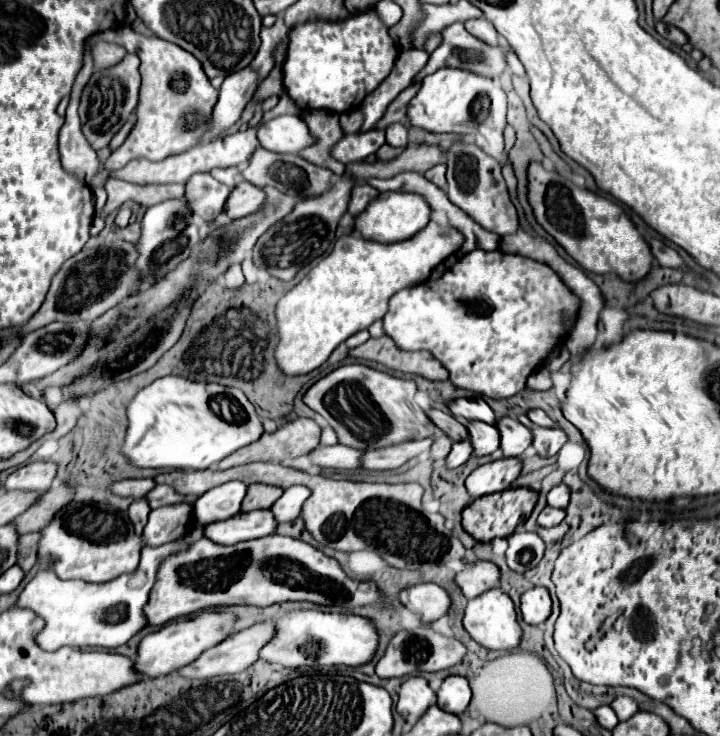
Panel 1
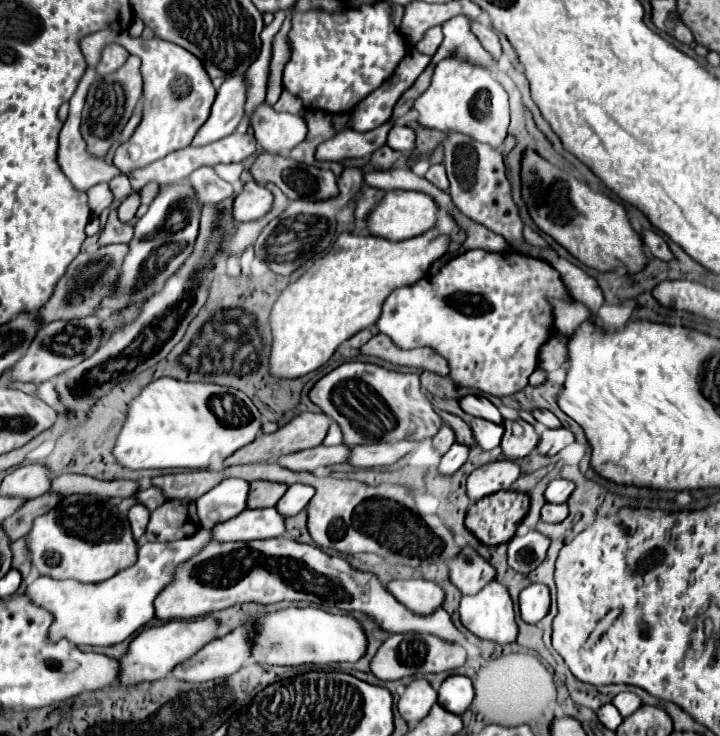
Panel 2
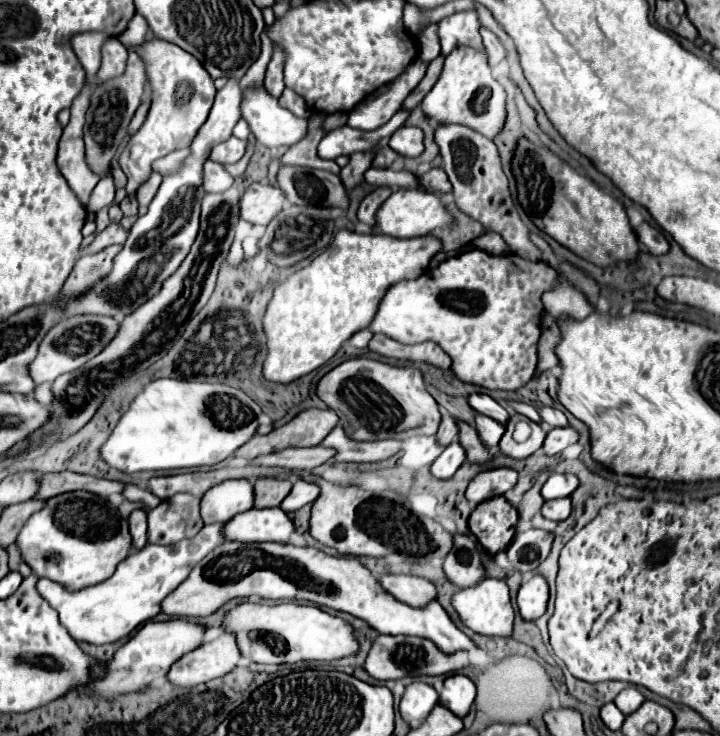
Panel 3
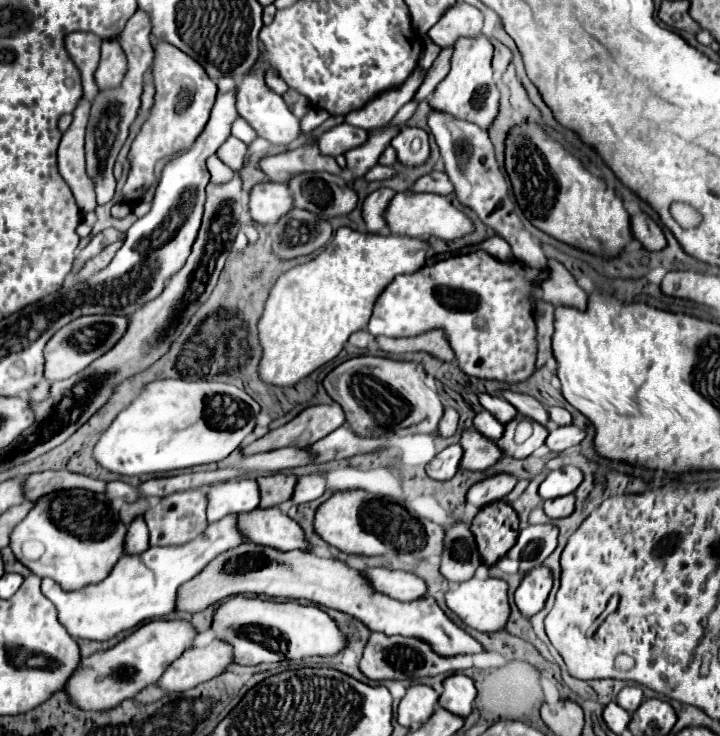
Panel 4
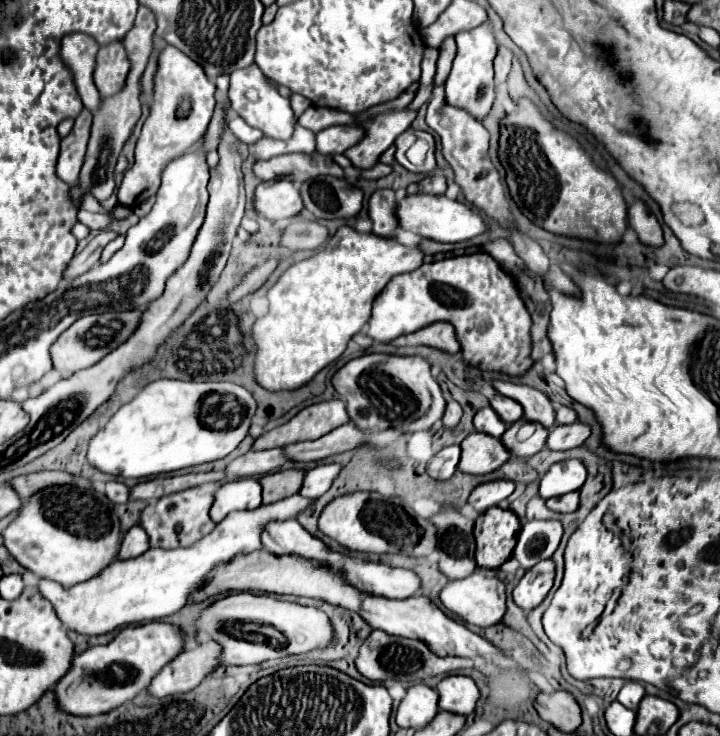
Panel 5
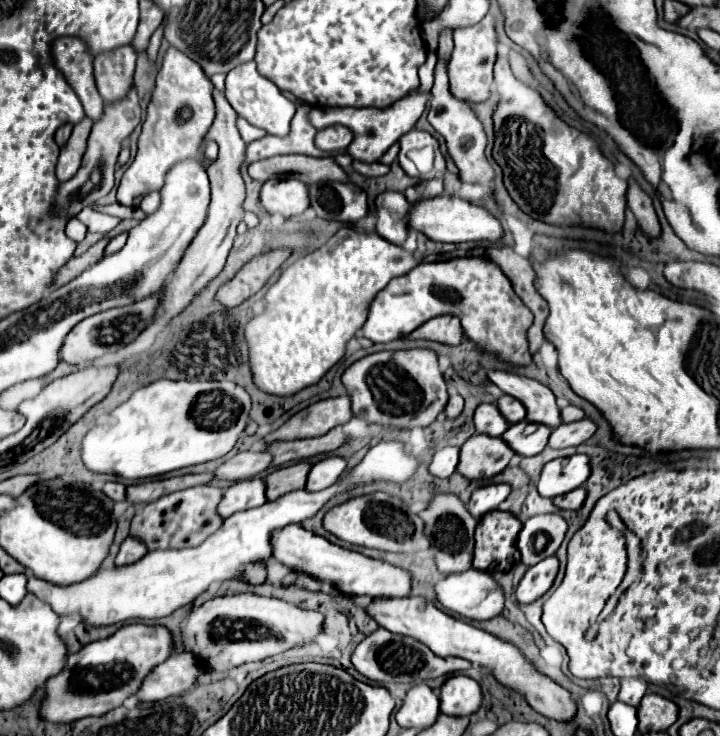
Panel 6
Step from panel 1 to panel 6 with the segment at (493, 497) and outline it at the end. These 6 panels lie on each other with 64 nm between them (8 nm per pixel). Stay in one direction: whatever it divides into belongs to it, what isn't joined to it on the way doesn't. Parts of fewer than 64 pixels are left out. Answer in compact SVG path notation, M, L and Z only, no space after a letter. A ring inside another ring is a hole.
M490 512L488 516L482 516L478 526L476 526L476 550L474 550L474 568L478 570L490 570L492 566L496 570L508 570L516 558L516 536L522 528L522 522L510 514L510 512Z

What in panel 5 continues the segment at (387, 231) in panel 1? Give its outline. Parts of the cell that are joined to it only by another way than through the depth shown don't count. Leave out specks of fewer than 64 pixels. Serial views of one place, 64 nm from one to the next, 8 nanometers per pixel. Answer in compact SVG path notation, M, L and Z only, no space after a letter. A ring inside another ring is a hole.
M416 194L416 196L400 198L400 204L396 208L396 220L400 220L400 228L436 242L462 242L486 230L482 216L474 212L470 206L458 200L450 200L446 196L434 196L434 194Z

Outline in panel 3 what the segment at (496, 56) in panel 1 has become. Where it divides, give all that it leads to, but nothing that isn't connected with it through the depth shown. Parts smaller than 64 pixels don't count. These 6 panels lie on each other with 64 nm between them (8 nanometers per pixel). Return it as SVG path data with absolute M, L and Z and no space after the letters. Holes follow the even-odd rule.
M474 10L456 12L448 18L444 18L438 24L438 34L440 34L440 44L442 44L440 56L448 56L458 46L480 48L482 38L478 34L478 28L480 28L480 22L478 22L478 14Z

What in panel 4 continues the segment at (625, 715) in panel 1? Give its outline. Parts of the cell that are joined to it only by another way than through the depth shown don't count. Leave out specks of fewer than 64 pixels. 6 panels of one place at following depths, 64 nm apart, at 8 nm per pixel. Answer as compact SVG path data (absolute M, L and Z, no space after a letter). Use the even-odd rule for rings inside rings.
M626 686L626 688L618 694L616 704L622 706L626 712L632 714L634 710L638 710L638 706L642 704L642 700L644 700L644 694L642 694L640 686Z

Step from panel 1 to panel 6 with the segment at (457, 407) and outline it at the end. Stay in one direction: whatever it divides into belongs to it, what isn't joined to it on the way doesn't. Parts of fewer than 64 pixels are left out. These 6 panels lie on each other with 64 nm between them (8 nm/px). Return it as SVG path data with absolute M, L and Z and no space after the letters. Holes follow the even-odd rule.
M502 394L496 400L496 406L498 406L500 414L506 418L506 422L510 422L510 424L516 424L516 422L520 422L520 420L526 418L526 408L516 398L512 398L512 396Z

